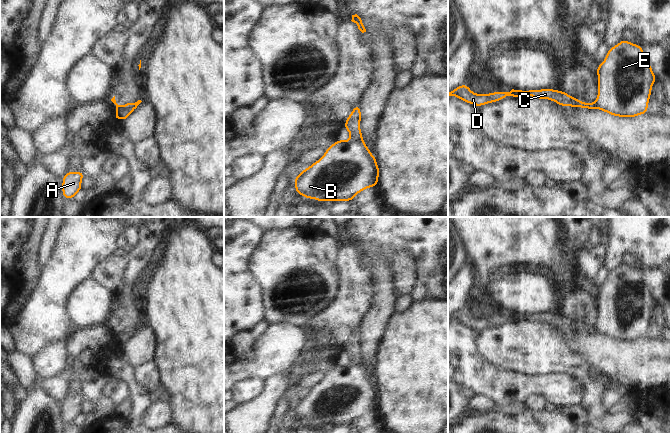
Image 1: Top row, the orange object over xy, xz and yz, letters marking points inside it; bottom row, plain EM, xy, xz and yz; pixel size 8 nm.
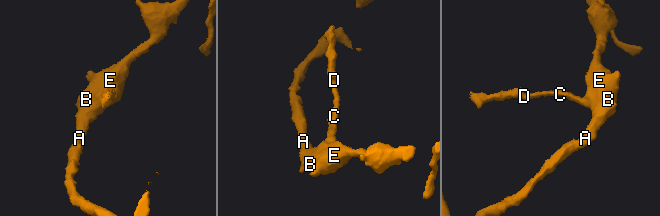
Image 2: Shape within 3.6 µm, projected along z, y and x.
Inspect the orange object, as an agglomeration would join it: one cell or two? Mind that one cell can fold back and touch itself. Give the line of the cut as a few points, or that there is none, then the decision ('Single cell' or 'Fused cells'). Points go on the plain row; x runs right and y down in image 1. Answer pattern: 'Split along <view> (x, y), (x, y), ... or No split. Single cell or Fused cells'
Split along xz (362, 362), (352, 366), (347, 365). Fused cells.

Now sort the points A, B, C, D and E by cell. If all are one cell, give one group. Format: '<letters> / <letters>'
A B E / C D

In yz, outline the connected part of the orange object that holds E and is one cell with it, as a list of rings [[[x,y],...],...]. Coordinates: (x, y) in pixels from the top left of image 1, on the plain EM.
[[[622,263],[608,273],[604,285],[596,291],[598,319],[594,326],[598,334],[616,341],[633,342],[648,337],[652,309],[657,302],[639,268]]]

